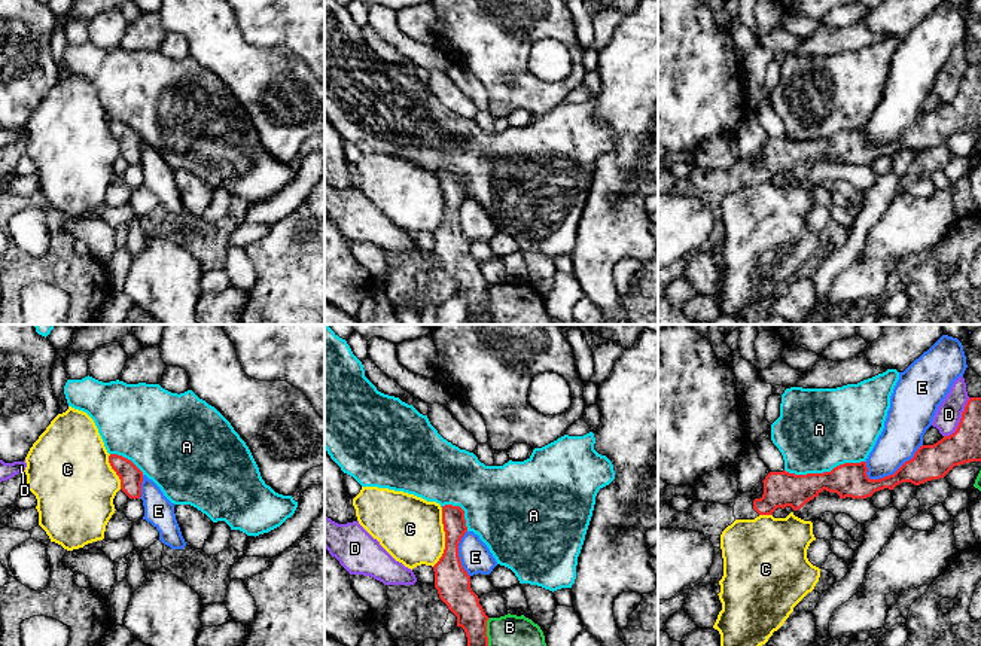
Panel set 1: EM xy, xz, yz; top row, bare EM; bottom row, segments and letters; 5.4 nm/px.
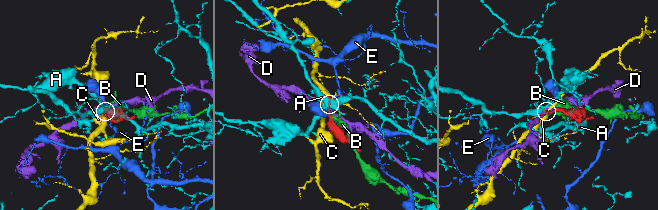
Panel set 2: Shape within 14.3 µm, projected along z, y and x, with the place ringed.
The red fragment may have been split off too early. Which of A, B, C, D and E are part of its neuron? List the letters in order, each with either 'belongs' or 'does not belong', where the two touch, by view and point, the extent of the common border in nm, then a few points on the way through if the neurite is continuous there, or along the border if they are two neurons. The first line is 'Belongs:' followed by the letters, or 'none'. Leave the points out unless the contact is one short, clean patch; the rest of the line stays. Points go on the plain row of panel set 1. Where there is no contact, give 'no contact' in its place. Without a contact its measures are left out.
Belongs: none
A: does not belong; meets red in yz at (823, 139); contact 440 nm long
B: does not belong; meets red in xz at (487, 304); contact 220 nm long
C: does not belong; meets red in xz at (445, 204); contact 320 nm long
D: does not belong; meets red in yz at (960, 87); contact 260 nm long; border along yz (969, 64), (957, 94), (944, 103)
E: does not belong; meets red in yz at (896, 137); contact 360 nm long

